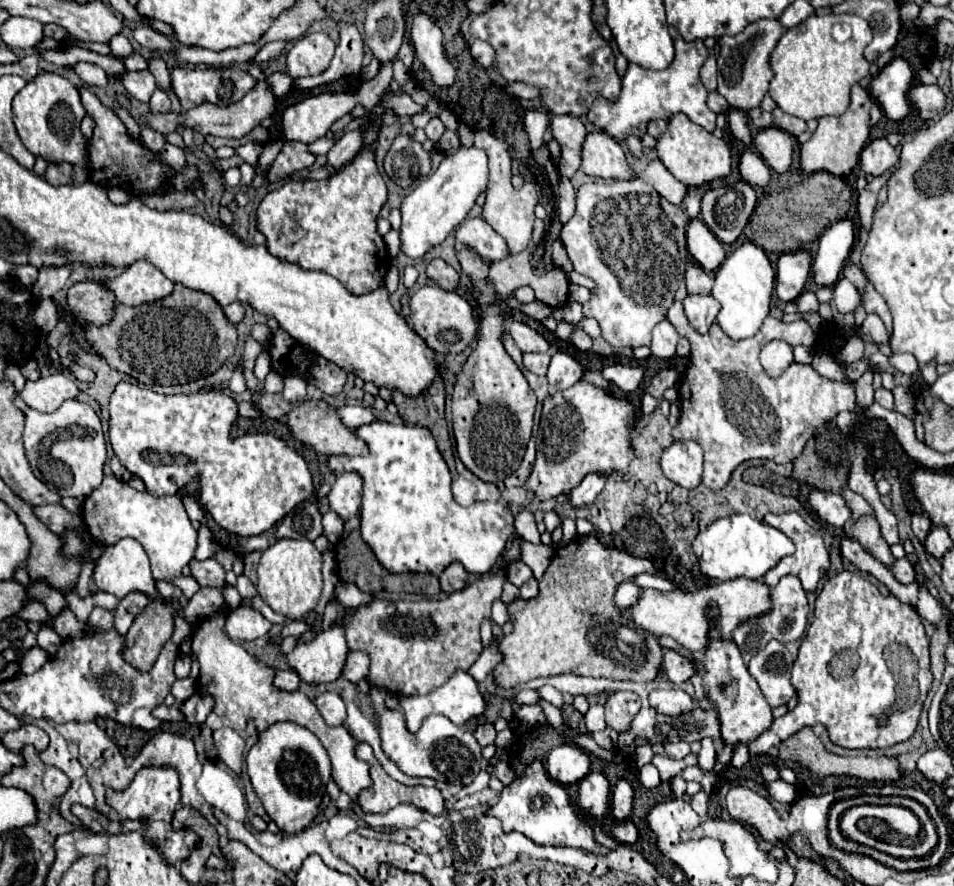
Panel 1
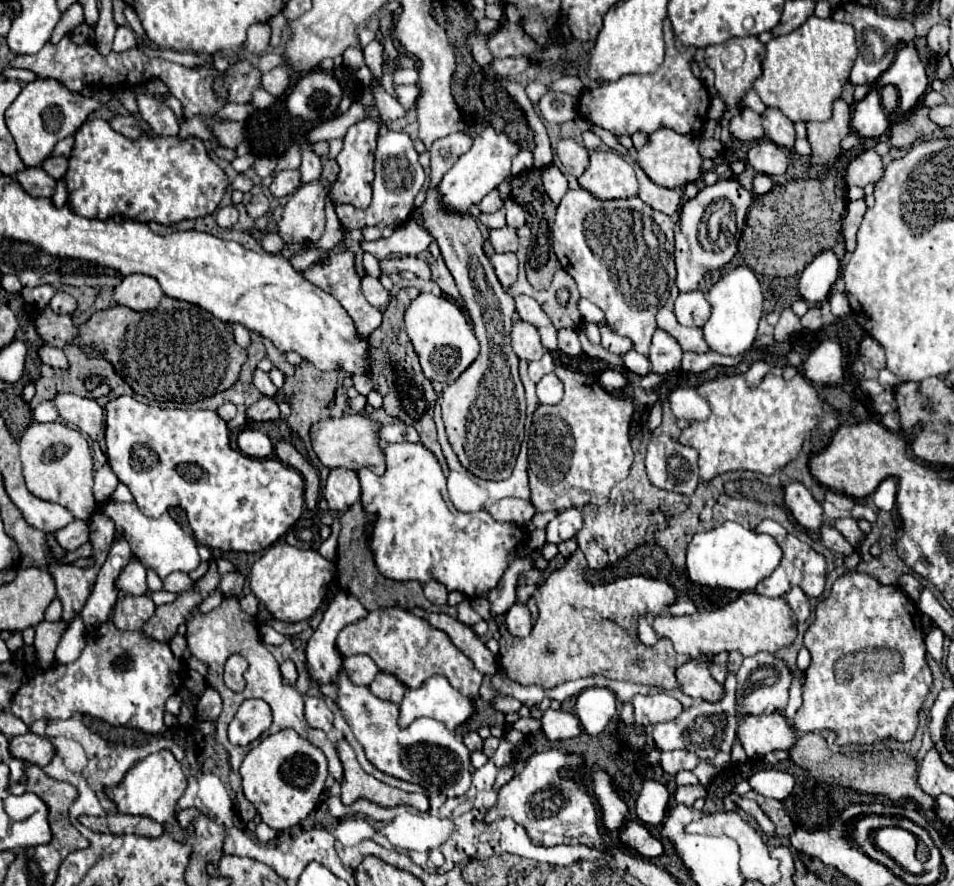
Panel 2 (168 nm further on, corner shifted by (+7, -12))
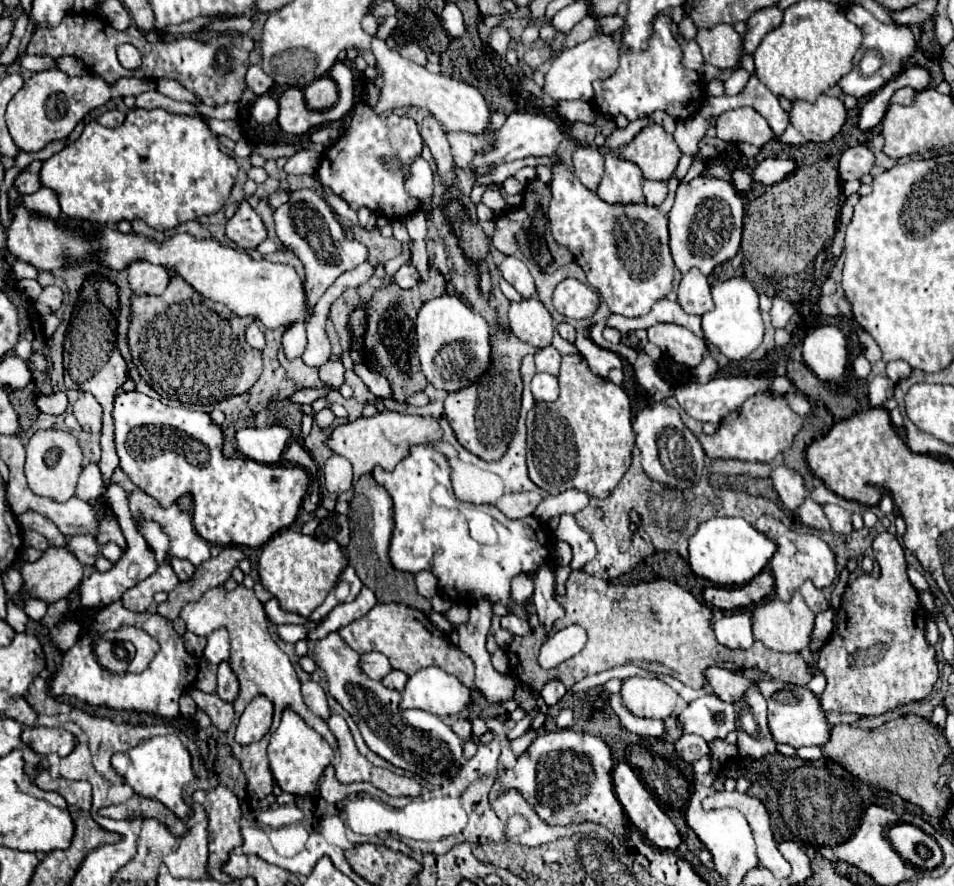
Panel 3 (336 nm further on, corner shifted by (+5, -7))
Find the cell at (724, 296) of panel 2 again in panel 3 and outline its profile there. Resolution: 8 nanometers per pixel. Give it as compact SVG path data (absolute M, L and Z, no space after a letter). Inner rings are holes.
M732 277L712 287L712 299L714 309L702 315L704 339L732 361L748 357L762 343L764 335L764 323L758 309L758 293L754 291L752 283L746 281L744 277Z

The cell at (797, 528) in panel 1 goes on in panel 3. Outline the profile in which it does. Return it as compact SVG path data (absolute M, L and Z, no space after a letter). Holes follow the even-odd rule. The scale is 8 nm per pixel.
M762 515L754 527L760 533L768 535L778 545L774 557L770 559L770 567L772 567L772 577L774 577L774 593L782 601L788 601L790 595L794 595L806 579L810 579L818 589L832 585L836 577L836 557L832 549L826 545L826 541L822 541L818 535L794 533L792 529L788 529L786 525L782 525L778 519L770 515Z

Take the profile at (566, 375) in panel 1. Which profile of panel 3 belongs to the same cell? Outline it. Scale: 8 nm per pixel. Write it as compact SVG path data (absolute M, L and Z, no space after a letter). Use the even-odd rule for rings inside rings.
M536 373L532 377L532 383L530 383L530 389L532 389L532 395L534 395L534 401L556 401L558 399L558 381L554 375L548 375L548 373Z

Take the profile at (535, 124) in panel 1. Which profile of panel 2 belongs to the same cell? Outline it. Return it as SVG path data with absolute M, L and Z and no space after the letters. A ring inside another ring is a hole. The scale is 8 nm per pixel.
M520 150L516 156L514 156L514 160L512 160L512 174L514 176L520 176L520 174L526 174L526 172L530 172L534 168L534 156L532 156L532 152L530 150Z

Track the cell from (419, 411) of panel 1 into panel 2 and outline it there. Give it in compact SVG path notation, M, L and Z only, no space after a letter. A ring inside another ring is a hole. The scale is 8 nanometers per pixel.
M404 288L400 290L388 304L388 310L384 312L382 324L370 334L370 346L372 346L372 362L370 362L370 378L374 382L374 390L384 398L384 410L388 416L394 416L402 420L408 426L414 426L420 434L420 442L436 454L438 462L442 464L442 470L448 476L448 464L444 460L444 454L440 450L438 438L436 438L436 426L434 426L434 404L436 404L436 392L432 388L432 382L424 376L418 354L414 352L406 328L404 328L404 310L406 306L418 296L420 292L416 288Z

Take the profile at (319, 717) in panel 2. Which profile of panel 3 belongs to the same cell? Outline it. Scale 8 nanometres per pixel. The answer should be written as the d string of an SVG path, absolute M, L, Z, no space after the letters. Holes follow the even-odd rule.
M316 681L302 683L302 697L304 697L304 701L306 701L306 705L308 705L308 709L312 713L316 713L322 719L328 719L330 709L328 709L326 693L324 693L324 689Z

